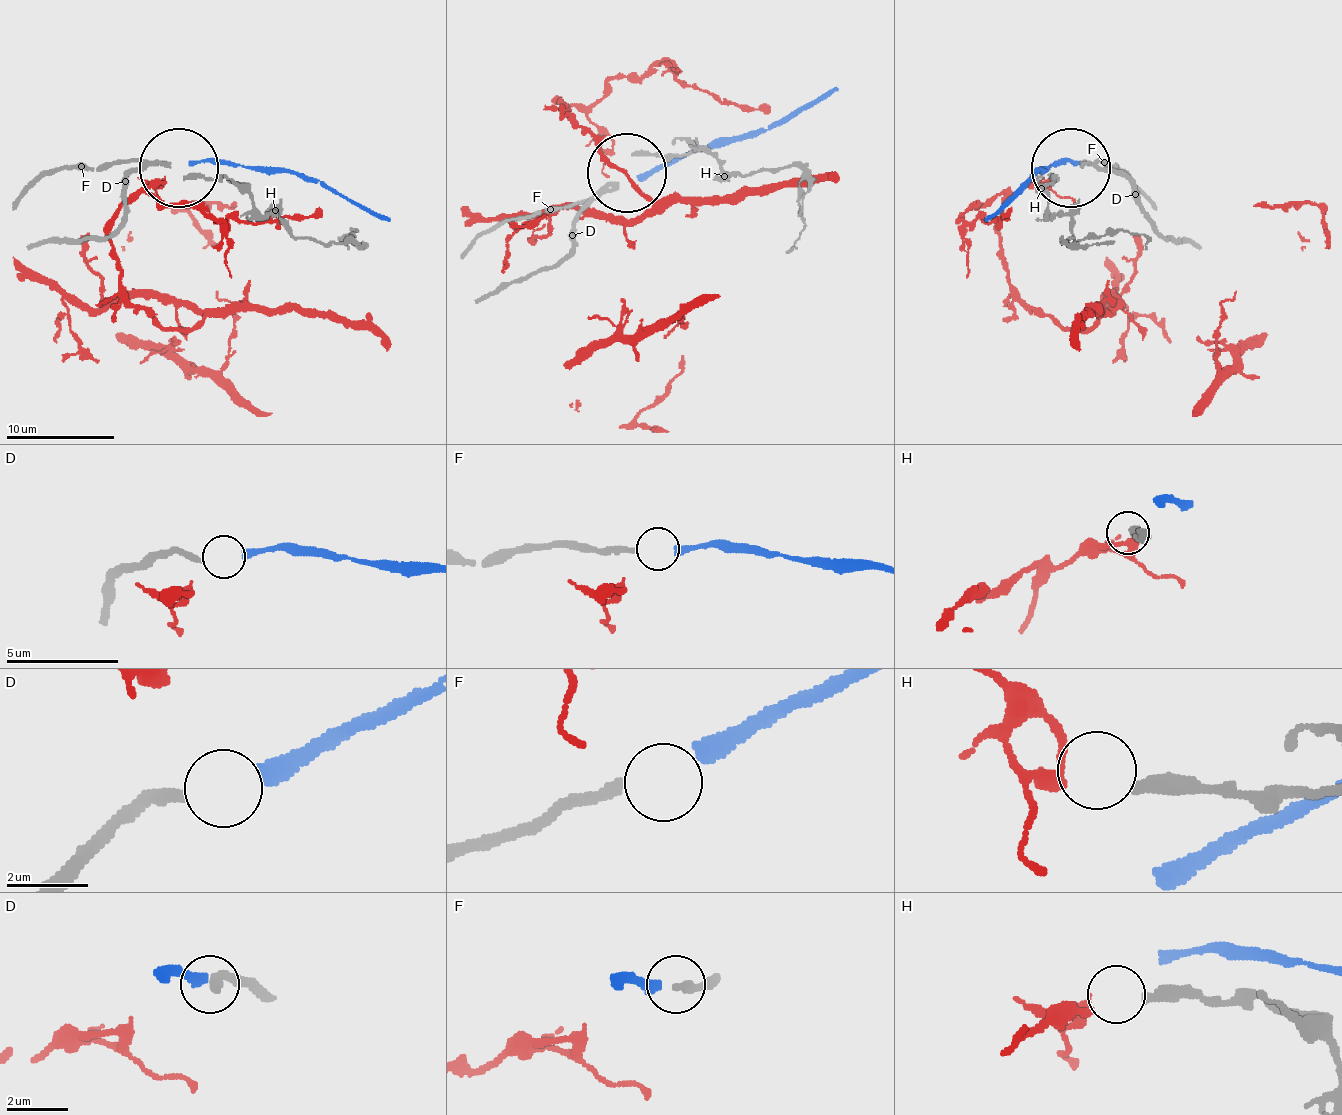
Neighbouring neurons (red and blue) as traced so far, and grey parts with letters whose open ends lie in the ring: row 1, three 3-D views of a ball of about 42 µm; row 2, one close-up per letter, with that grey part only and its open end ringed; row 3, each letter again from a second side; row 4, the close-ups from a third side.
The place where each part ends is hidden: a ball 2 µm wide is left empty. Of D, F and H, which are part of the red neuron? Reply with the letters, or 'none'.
H

